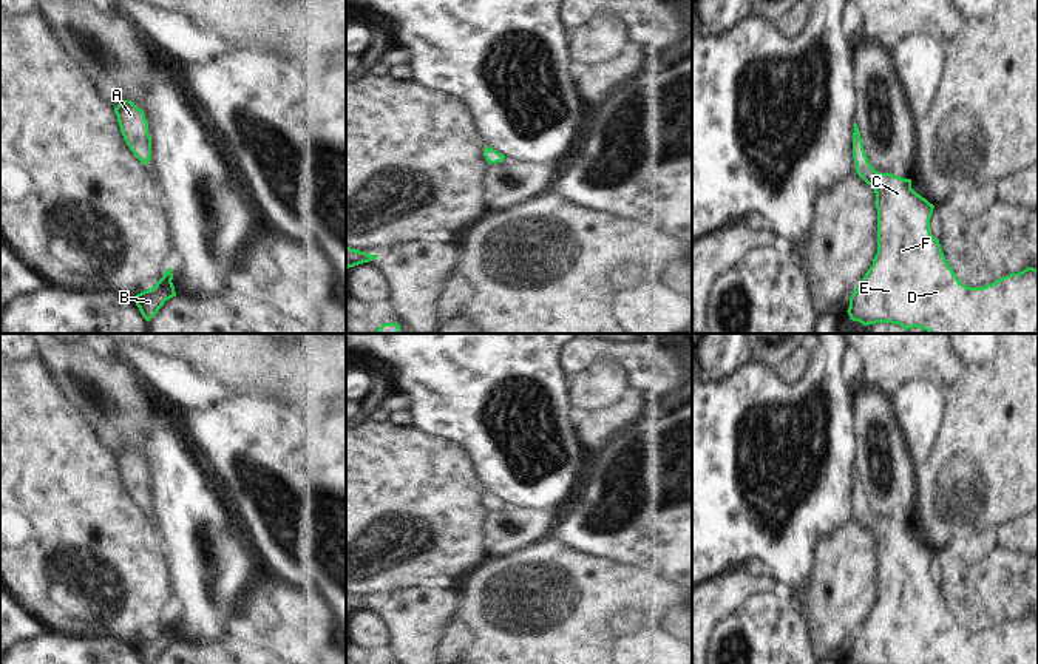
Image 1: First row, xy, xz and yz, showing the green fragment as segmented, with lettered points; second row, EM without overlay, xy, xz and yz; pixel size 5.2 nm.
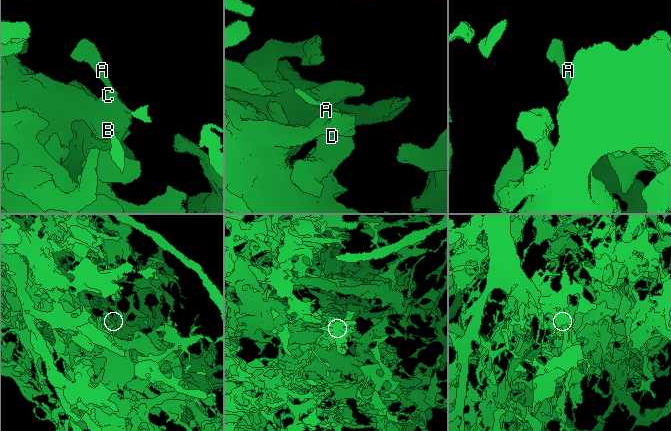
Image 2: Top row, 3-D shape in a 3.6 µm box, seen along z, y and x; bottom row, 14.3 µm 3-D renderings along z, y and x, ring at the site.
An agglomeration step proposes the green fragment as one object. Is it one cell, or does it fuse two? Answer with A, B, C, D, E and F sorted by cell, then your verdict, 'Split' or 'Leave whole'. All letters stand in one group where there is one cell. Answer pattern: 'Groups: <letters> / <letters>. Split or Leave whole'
Groups: A B C D E F. Leave whole.

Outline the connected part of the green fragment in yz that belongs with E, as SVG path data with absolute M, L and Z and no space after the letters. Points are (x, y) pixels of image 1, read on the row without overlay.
M854 468L856 519L873 533L877 554L877 599L850 644L850 664L1038 664L1038 616L1027 613L984 633L962 630L930 578L935 551L911 534L911 525L876 517Z

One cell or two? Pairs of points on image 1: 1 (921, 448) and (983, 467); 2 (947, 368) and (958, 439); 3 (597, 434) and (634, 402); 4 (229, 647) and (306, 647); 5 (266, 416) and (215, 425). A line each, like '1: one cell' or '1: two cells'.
1: two cells
2: two cells
3: one cell
4: one cell
5: one cell

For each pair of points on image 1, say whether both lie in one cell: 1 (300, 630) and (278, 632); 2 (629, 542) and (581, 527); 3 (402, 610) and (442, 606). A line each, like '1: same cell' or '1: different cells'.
1: same cell
2: same cell
3: same cell

